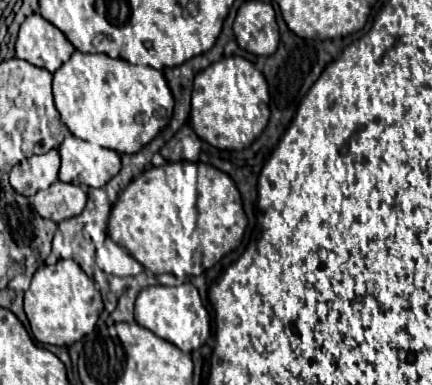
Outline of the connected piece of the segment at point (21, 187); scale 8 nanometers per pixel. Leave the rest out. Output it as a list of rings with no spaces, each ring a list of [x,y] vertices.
[[[58,150],[40,156],[30,156],[28,160],[10,170],[10,184],[16,192],[30,198],[38,190],[48,188],[58,180],[58,168],[60,168]]]

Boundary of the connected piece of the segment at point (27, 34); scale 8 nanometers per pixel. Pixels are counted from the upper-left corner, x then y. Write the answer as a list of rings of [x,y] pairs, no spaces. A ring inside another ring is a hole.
[[[40,14],[28,16],[18,32],[16,56],[34,66],[56,72],[76,48],[68,38]]]

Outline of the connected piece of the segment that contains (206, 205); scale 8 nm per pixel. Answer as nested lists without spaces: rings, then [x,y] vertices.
[[[180,160],[152,166],[118,196],[110,214],[108,234],[156,276],[164,272],[178,278],[198,276],[238,248],[248,222],[234,180],[218,168],[198,163],[197,192],[196,202],[194,162]]]

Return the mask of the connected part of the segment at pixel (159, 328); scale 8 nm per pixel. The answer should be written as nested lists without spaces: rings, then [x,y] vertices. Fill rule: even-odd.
[[[190,282],[180,284],[180,286],[172,286],[172,288],[162,286],[162,284],[144,288],[136,298],[134,316],[140,326],[144,326],[144,328],[152,330],[156,336],[176,344],[186,354],[200,348],[212,333],[212,330],[210,331],[211,317],[198,296],[196,286]]]

